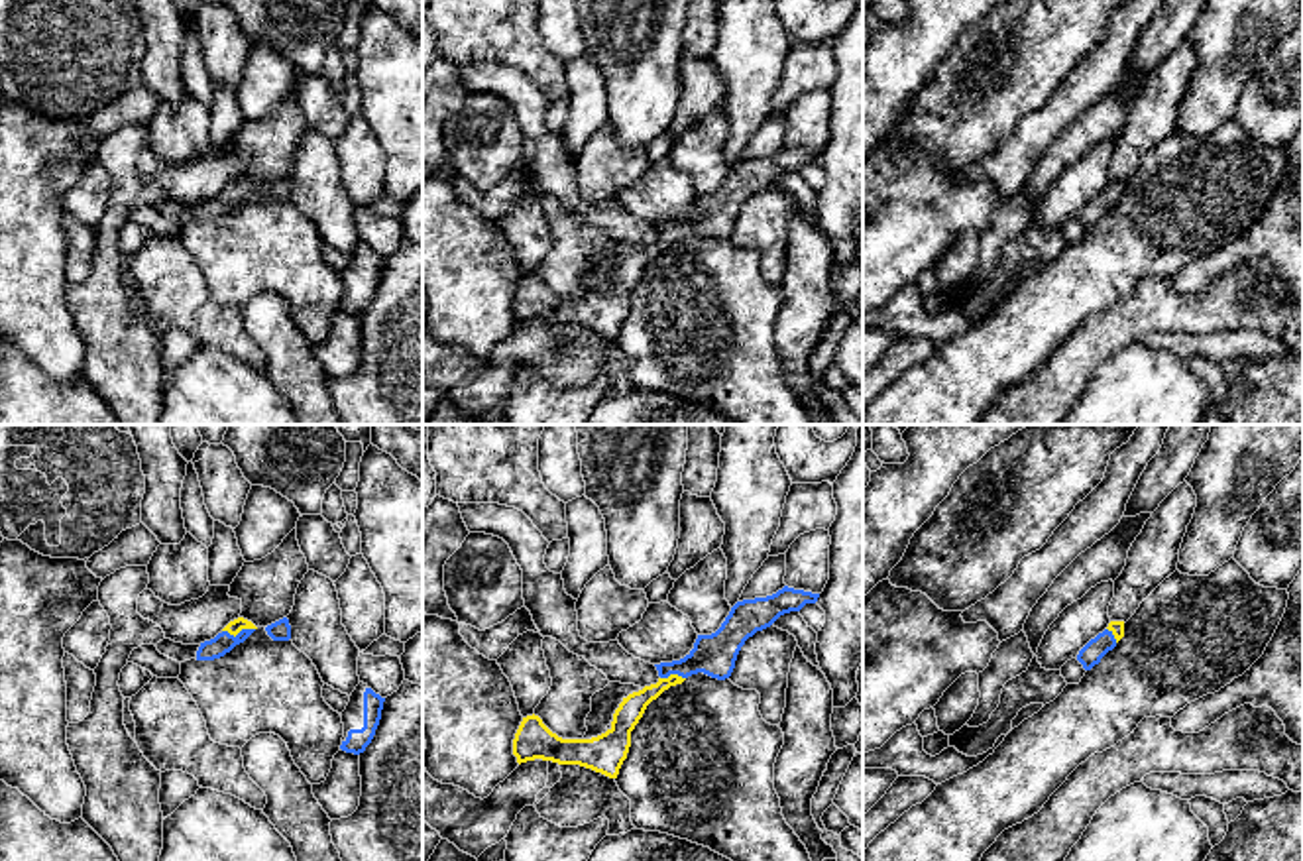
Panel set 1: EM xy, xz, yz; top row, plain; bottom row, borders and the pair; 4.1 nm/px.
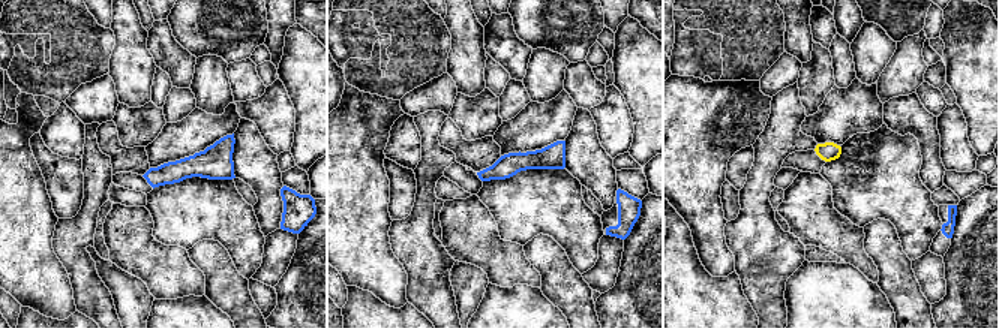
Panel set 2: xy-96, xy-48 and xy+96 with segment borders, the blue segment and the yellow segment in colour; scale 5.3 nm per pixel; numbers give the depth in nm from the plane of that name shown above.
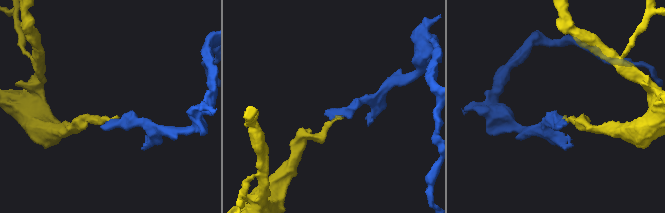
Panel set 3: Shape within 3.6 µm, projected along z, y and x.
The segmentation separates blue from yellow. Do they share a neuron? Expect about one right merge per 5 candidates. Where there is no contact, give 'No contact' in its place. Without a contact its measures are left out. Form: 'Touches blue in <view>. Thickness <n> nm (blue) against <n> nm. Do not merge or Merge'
Touches blue in xy. Thickness 90 nm (blue) against 60 nm. Merge

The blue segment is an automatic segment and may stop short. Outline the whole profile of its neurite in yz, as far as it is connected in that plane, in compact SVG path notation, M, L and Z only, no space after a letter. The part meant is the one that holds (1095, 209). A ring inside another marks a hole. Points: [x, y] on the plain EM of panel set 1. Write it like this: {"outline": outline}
{"outline": "M1110 181L1108 187L1091 199L1077 214L1085 230L1091 230L1124 197L1124 181Z"}

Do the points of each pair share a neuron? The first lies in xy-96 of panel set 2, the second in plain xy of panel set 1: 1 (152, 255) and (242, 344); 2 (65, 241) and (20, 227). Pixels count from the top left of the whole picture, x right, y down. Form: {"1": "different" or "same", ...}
{"1": "same", "2": "different"}

